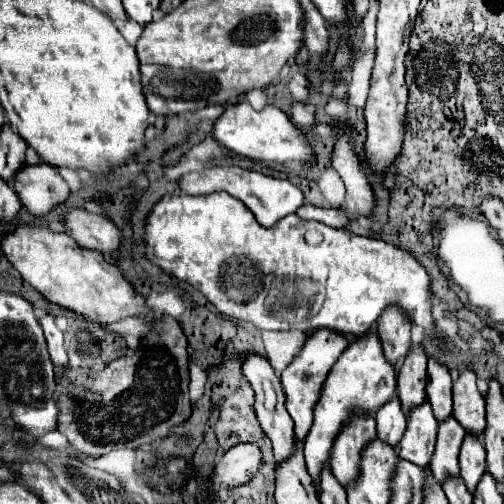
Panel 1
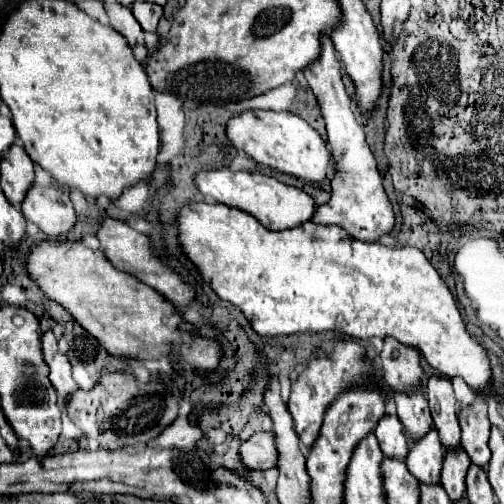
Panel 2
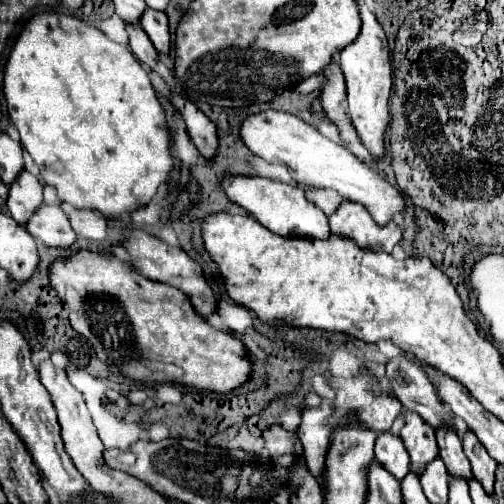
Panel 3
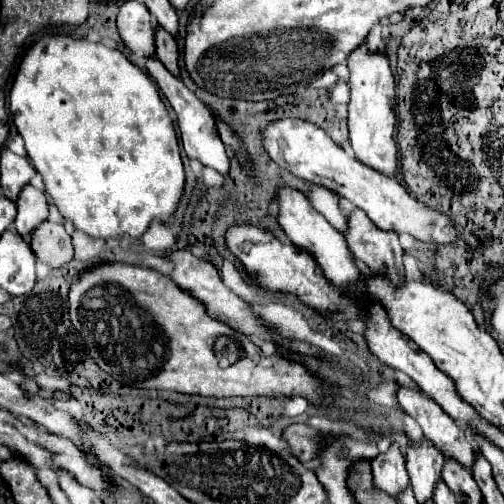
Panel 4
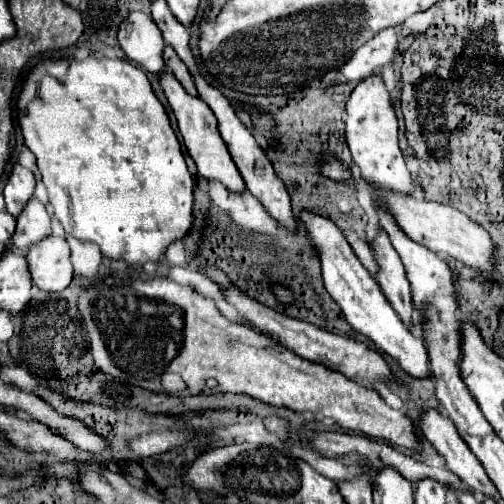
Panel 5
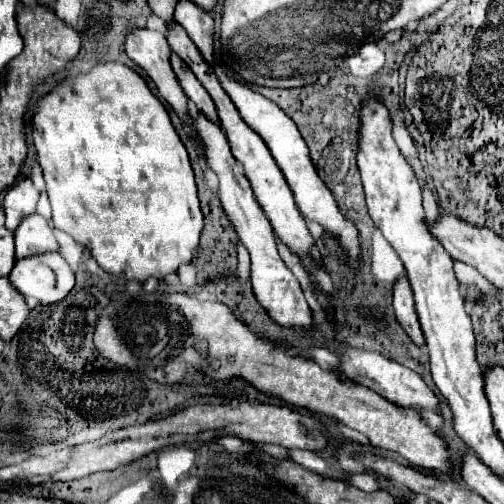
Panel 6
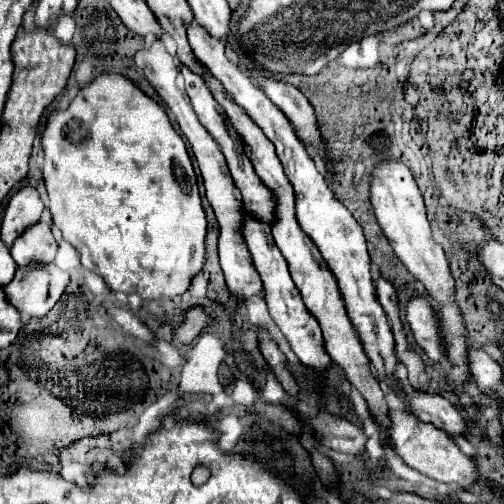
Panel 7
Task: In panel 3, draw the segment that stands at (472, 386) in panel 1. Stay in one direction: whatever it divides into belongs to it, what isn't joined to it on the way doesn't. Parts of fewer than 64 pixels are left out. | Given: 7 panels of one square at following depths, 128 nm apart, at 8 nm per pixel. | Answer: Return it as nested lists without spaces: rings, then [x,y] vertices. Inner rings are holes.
[[[466,432],[462,436],[462,444],[464,444],[464,454],[468,456],[470,464],[472,464],[472,474],[474,478],[484,486],[484,490],[494,496],[494,480],[496,480],[496,468],[498,462],[492,460],[486,452],[486,448],[480,444],[480,440],[476,438],[474,432]]]

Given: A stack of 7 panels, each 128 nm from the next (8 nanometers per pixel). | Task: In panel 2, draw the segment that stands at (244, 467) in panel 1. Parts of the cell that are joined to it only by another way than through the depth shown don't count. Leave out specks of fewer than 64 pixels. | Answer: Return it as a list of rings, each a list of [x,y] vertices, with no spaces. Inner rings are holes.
[[[256,432],[240,448],[242,462],[252,470],[268,470],[276,466],[278,452],[274,442],[274,432]]]

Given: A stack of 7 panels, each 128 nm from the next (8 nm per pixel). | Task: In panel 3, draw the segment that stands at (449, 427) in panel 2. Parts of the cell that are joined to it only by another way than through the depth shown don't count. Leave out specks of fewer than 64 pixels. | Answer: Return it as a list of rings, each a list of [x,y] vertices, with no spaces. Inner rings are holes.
[[[444,426],[436,430],[438,446],[440,446],[440,460],[444,460],[444,466],[448,468],[450,478],[460,478],[460,480],[472,480],[472,470],[466,454],[462,452],[462,440],[458,438],[452,428]]]

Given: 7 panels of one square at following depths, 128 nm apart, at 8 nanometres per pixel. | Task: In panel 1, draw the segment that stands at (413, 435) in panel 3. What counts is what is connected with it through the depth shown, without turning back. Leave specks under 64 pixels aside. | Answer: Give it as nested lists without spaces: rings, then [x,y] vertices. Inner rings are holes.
[[[412,346],[408,358],[404,360],[402,370],[398,372],[396,396],[404,412],[410,412],[426,402],[426,354],[422,348]]]

